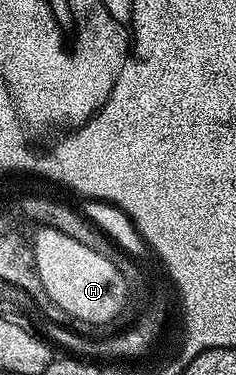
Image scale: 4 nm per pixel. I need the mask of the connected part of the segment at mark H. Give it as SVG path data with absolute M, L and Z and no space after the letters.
M47 227L36 230L36 238L31 238L30 244L42 287L46 287L46 295L50 295L50 299L54 299L54 303L58 303L58 307L62 307L73 322L104 325L114 320L123 311L124 304L130 301L130 294L113 263L62 231Z

